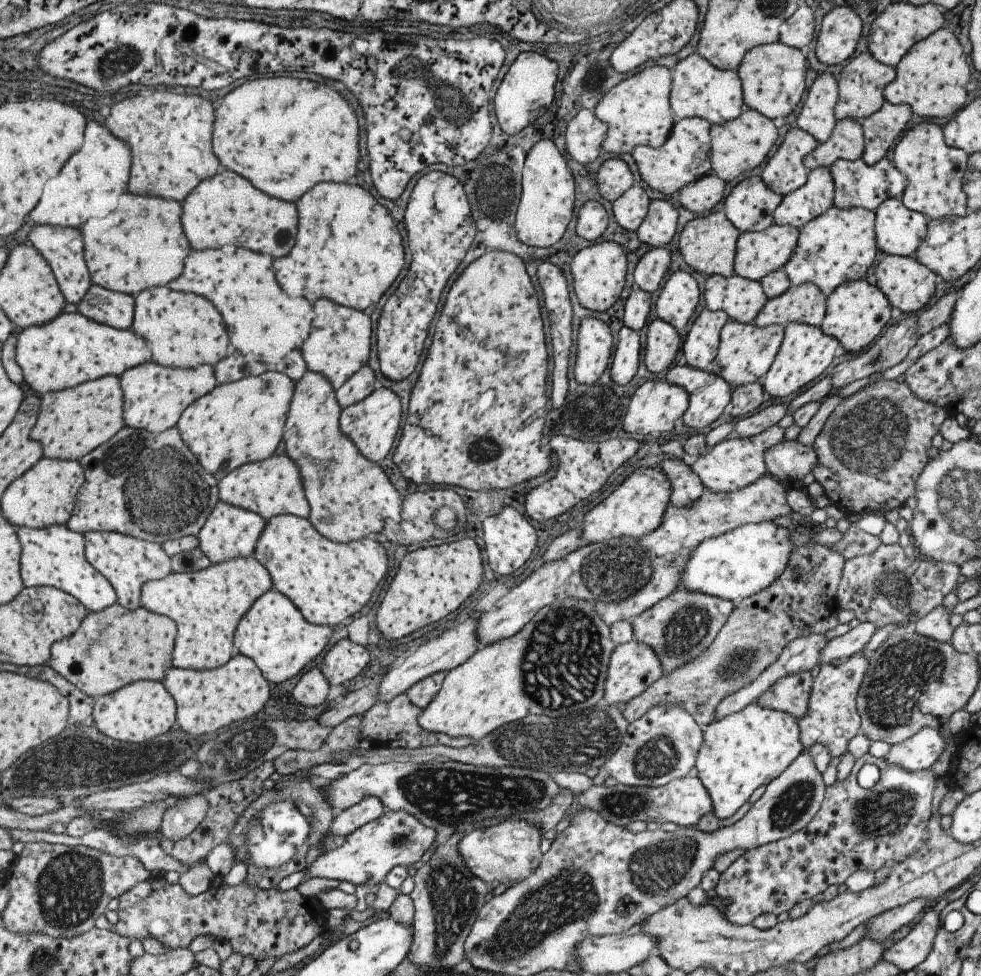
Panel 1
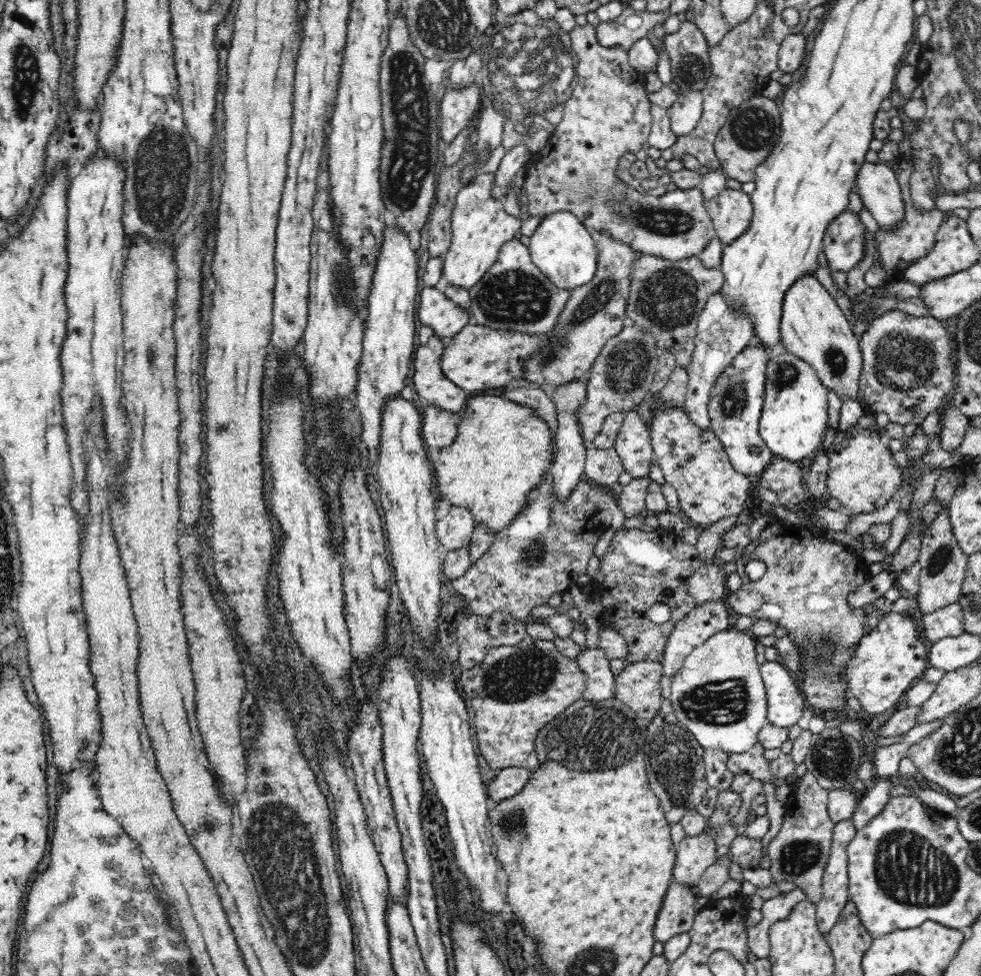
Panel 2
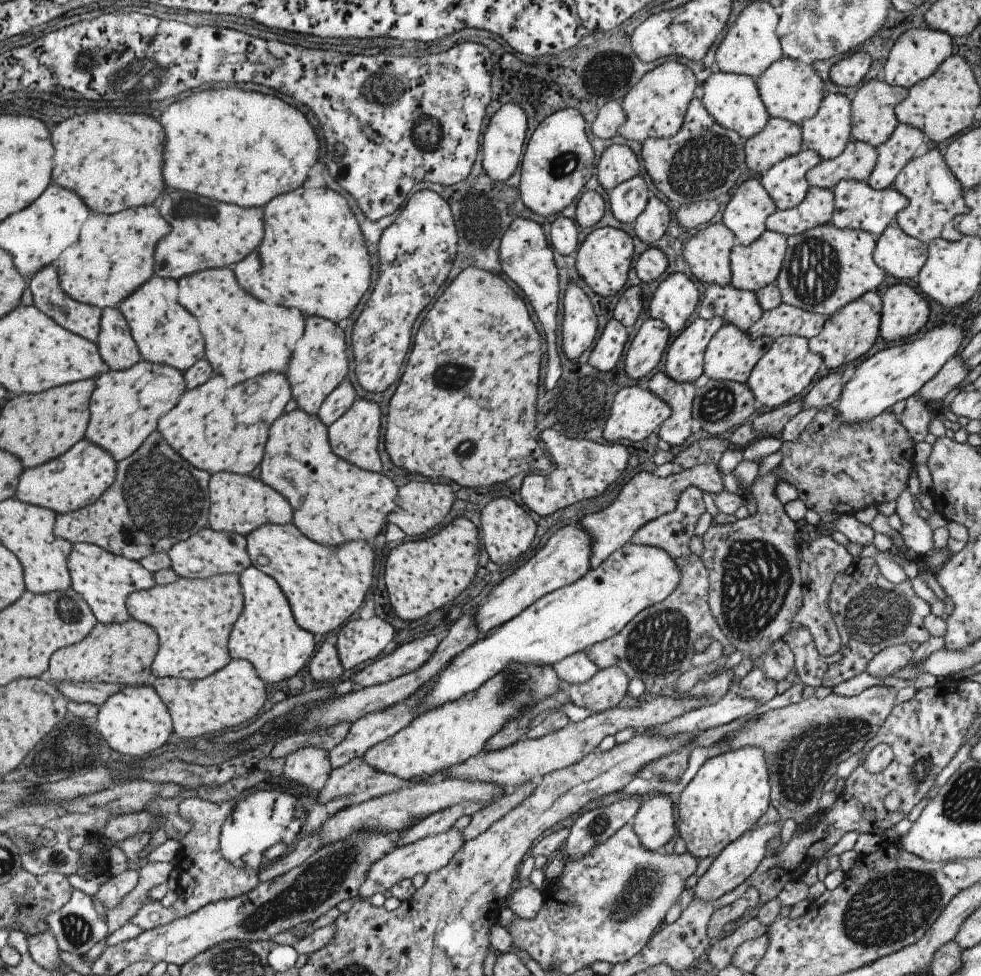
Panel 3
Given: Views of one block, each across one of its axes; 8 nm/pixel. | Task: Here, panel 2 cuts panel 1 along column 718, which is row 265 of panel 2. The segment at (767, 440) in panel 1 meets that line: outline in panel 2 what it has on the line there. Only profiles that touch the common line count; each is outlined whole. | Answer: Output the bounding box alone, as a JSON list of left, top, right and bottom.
[443,173,522,291]

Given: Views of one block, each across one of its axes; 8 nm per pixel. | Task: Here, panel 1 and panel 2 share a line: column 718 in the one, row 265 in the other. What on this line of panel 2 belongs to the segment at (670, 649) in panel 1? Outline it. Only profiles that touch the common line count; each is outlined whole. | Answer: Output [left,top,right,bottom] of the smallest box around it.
[523,233,642,392]

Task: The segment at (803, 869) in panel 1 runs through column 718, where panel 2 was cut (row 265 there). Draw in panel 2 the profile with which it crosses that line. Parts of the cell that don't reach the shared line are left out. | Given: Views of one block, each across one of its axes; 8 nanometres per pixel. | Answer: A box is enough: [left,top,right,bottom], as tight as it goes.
[876,157,947,275]

